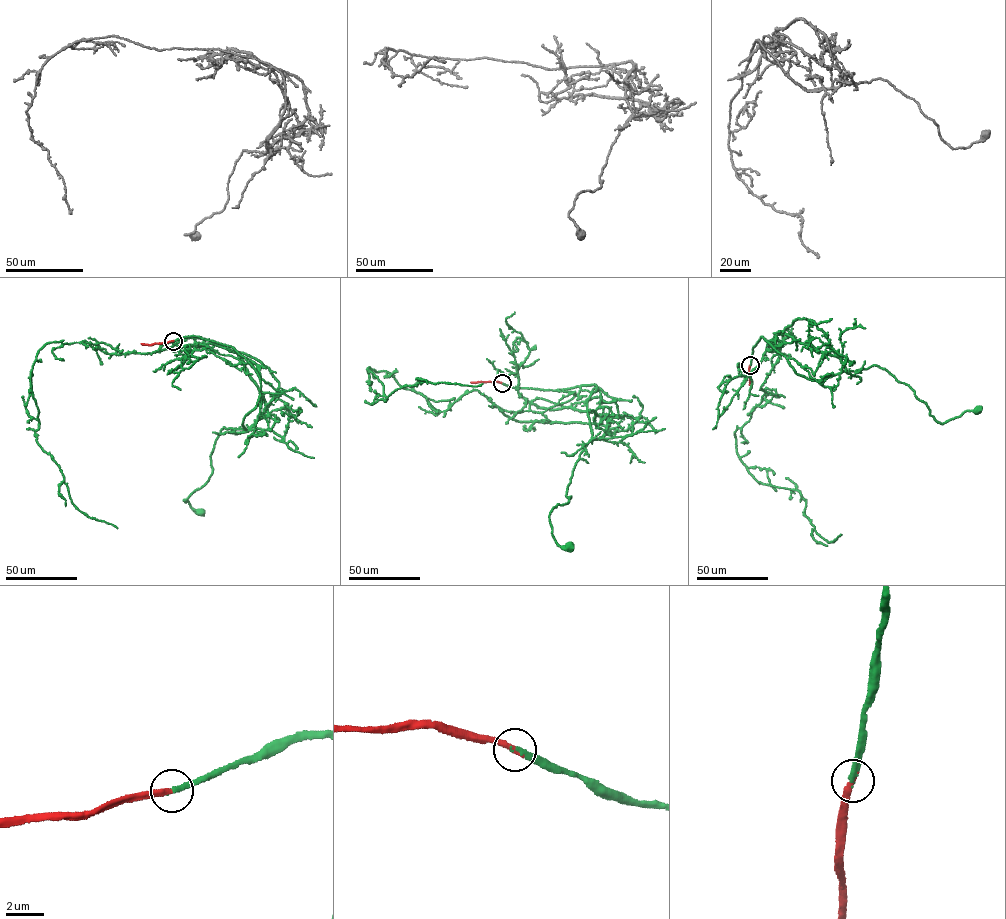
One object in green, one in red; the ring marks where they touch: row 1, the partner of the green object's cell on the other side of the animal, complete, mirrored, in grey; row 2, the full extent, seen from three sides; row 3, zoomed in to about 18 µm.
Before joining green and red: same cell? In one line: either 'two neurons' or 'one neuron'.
one neuron

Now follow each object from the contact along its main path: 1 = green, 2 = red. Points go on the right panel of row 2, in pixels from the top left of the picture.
1: (750, 365), (761, 336), (806, 378), (820, 380), (877, 365), (914, 390), (938, 422), (977, 409)
2: (750, 365), (749, 384)

